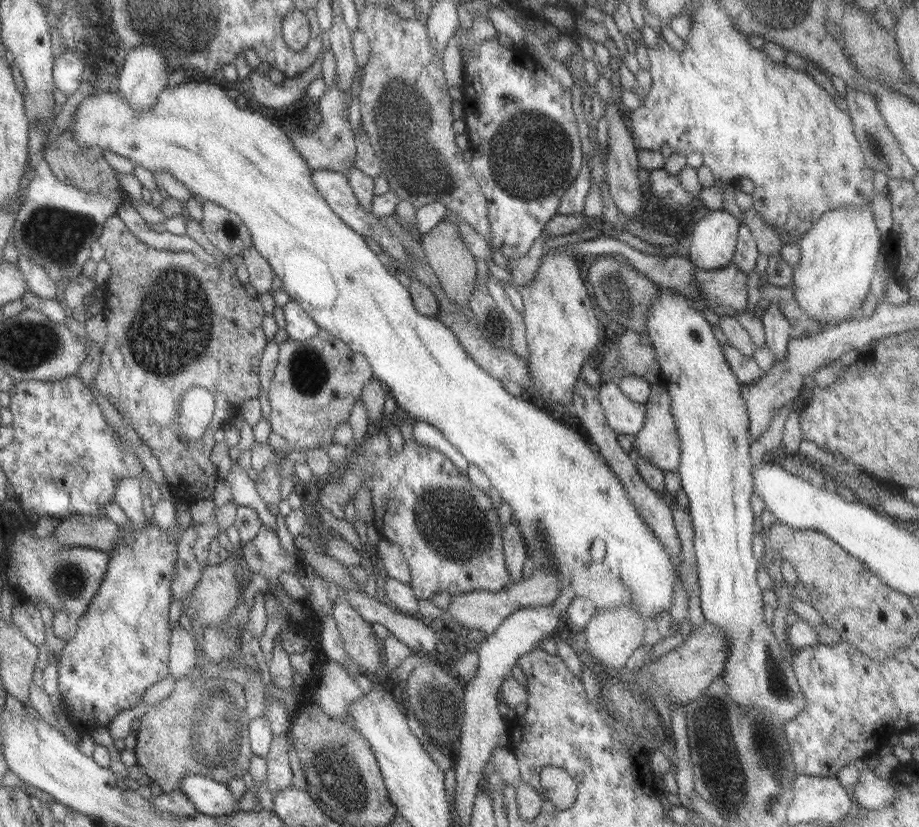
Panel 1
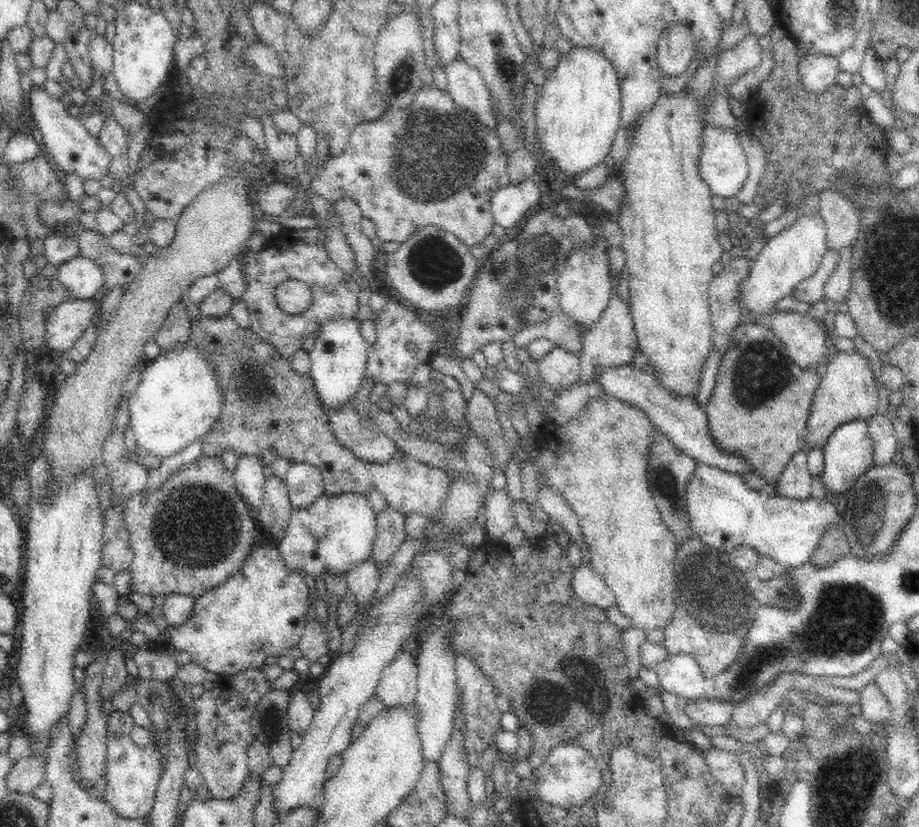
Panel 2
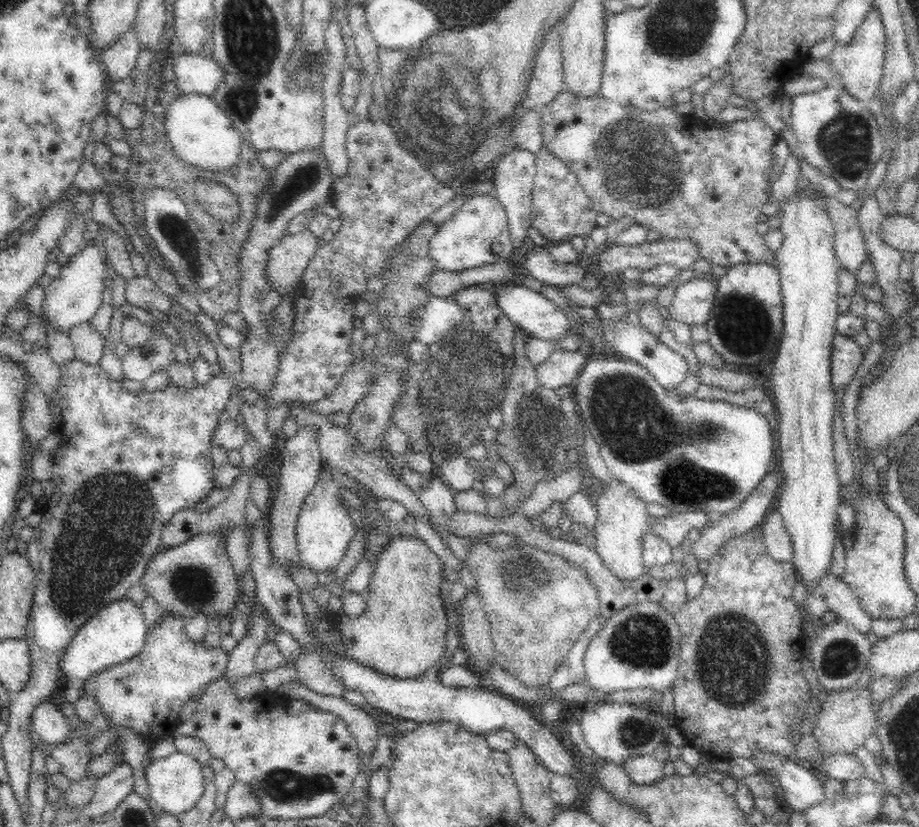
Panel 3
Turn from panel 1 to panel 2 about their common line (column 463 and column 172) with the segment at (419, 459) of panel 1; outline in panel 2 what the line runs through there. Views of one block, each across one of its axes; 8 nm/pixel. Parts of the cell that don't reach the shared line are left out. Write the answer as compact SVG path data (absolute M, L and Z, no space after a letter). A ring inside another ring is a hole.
M202 456L196 462L179 470L158 490L158 494L134 496L126 506L126 527L128 527L133 559L129 589L140 594L185 594L192 598L224 584L236 574L246 558L256 547L256 515L241 498L233 482L233 470L221 462L220 457Z

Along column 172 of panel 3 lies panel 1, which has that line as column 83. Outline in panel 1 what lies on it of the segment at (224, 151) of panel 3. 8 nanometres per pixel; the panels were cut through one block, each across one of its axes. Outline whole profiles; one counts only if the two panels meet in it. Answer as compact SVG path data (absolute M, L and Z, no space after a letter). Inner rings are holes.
M183 82L175 86L166 86L156 98L155 104L151 105L147 110L140 113L134 113L130 106L117 93L105 91L95 96L88 96L84 101L78 104L75 109L70 131L73 133L73 139L79 149L99 149L101 152L113 152L117 156L127 158L129 162L135 166L145 168L147 172L158 172L158 170L166 170L175 180L178 180L188 191L191 197L197 196L201 200L208 200L221 208L232 212L239 220L247 227L252 247L263 257L269 265L274 276L279 278L280 288L287 294L290 300L295 301L304 313L307 314L311 321L318 328L327 332L331 337L338 339L346 345L351 352L357 356L361 355L369 369L371 369L372 377L383 385L395 405L401 408L403 412L414 421L425 422L434 426L449 444L461 453L468 465L473 465L479 468L487 479L489 479L490 488L495 488L501 496L502 502L507 502L512 510L511 519L517 522L520 533L523 535L526 542L526 554L531 556L533 568L553 567L560 578L560 588L563 586L573 586L573 592L577 597L583 597L589 603L593 603L593 610L611 610L615 606L631 606L643 621L654 619L657 620L659 614L669 612L671 606L671 593L673 588L675 564L670 562L664 546L658 541L652 530L643 522L635 507L631 504L628 496L623 490L623 485L619 483L619 479L613 475L613 471L603 463L598 453L589 443L581 431L575 431L567 426L559 423L559 421L544 409L537 409L529 404L525 397L516 398L514 395L506 392L501 382L491 377L486 371L483 371L465 352L463 348L457 344L453 332L443 326L439 320L432 317L426 317L416 312L413 303L411 302L408 288L402 286L393 275L387 272L387 268L377 259L377 249L374 248L364 237L361 237L356 232L353 232L330 208L323 200L321 193L315 188L311 180L312 170L306 165L304 158L294 149L291 142L287 140L285 131L280 127L271 124L260 113L247 107L239 108L235 105L235 101L227 96L226 91L218 85L206 82ZM593 540L601 540L603 544L603 558L599 562L591 560L591 546Z

